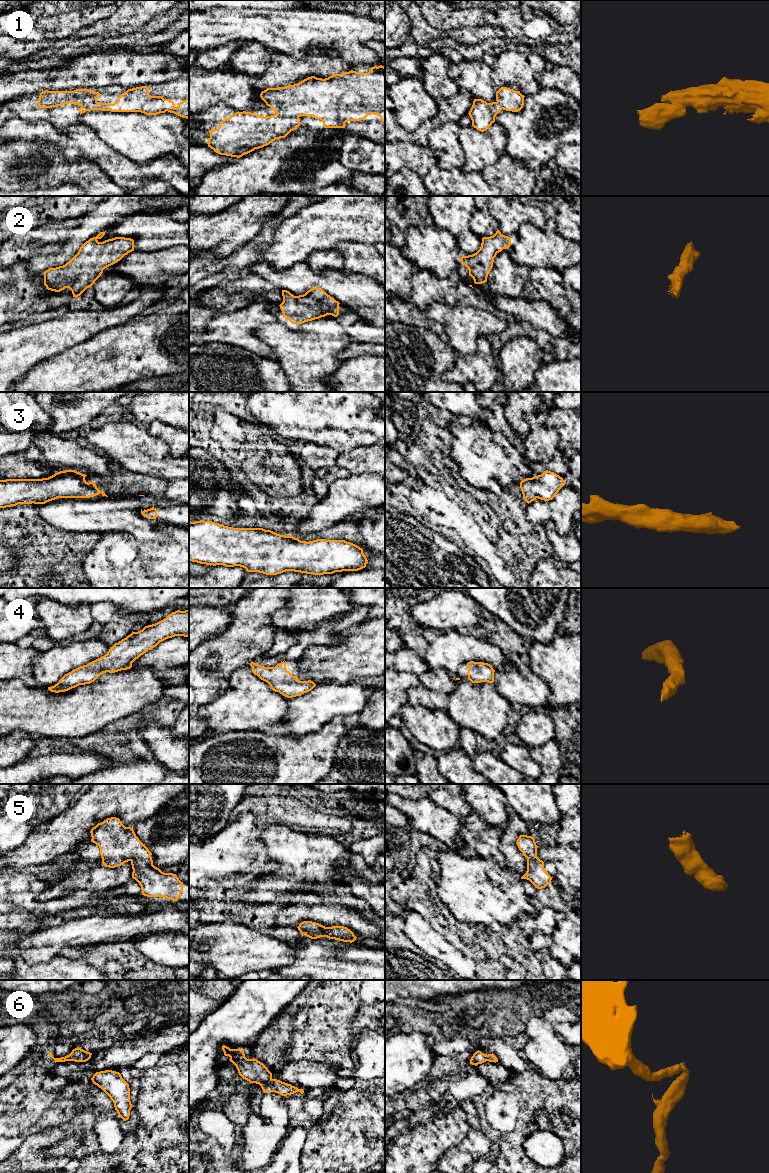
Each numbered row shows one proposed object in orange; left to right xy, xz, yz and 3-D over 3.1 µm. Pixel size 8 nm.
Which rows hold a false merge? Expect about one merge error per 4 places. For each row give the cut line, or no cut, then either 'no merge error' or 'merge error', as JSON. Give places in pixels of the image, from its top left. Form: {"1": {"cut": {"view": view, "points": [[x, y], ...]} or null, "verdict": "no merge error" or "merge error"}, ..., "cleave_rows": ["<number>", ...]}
{"1": {"cut": null, "verdict": "no merge error"}, "2": {"cut": null, "verdict": "no merge error"}, "3": {"cut": null, "verdict": "no merge error"}, "4": {"cut": null, "verdict": "no merge error"}, "5": {"cut": null, "verdict": "no merge error"}, "6": {"cut": null, "verdict": "no merge error"}, "cleave_rows": []}

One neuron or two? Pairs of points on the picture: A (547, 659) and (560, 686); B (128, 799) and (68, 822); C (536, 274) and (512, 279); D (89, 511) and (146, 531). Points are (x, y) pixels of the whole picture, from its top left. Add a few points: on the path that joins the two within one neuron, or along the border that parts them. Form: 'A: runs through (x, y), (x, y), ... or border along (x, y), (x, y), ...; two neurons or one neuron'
A: runs through (554, 666), (560, 672), (560, 679); one neuron
B: runs through (113, 799), (99, 803), (83, 815); one neuron
C: border along (530, 270), (520, 295); two neurons
D: runs through (103, 514), (124, 515), (132, 522); one neuron

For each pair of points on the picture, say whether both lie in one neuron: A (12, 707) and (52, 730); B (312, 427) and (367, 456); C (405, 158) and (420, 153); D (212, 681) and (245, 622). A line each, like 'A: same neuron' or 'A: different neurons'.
A: same neuron
B: different neurons
C: same neuron
D: same neuron

